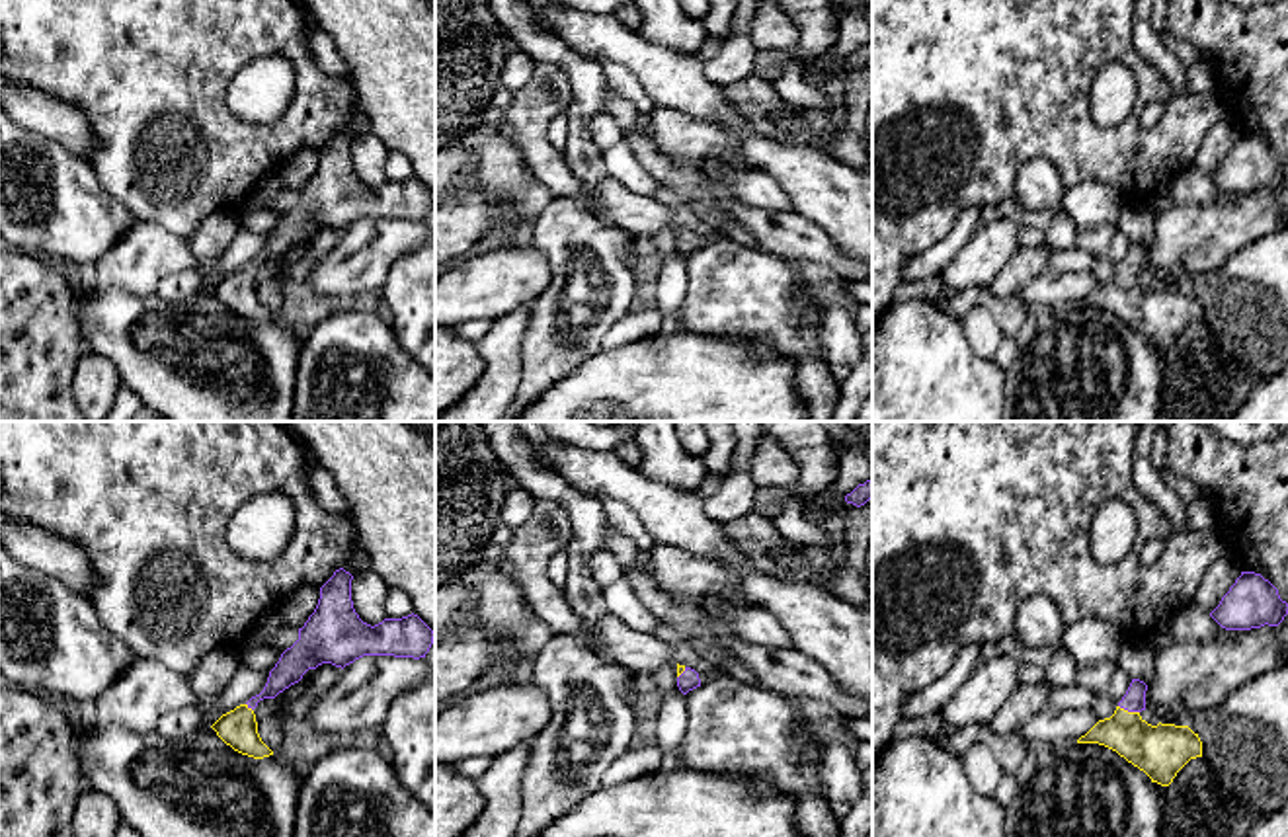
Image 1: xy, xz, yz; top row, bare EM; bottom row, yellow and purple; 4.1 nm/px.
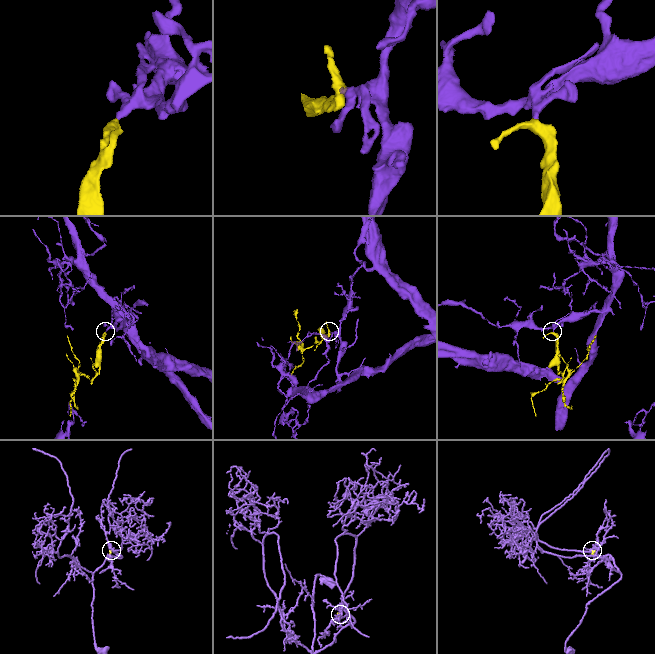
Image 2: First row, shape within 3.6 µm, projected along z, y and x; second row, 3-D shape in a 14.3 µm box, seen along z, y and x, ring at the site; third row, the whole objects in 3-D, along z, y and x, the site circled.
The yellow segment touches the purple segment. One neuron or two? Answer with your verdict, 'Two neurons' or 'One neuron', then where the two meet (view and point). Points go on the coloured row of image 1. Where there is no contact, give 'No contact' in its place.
One neuron. Touches yellow at yz (1126, 711)

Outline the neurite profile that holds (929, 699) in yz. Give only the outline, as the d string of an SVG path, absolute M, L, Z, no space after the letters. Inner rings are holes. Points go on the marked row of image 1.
M968 644L956 656L952 667L931 685L915 691L902 704L902 718L921 718L941 712L980 659L980 646Z

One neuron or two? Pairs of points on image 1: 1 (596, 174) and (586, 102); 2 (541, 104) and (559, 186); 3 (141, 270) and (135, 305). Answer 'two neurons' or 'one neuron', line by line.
1: one neuron
2: one neuron
3: two neurons

